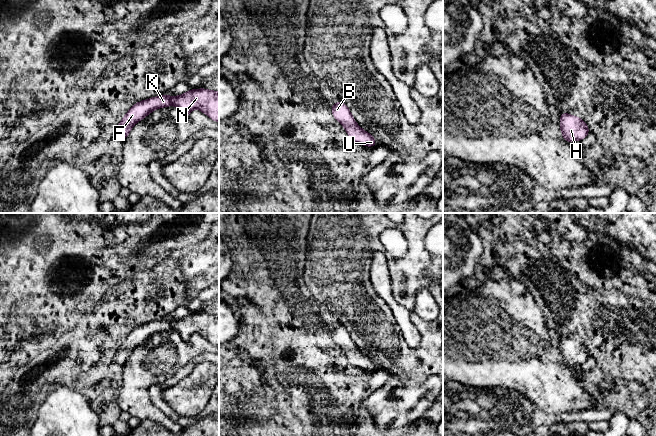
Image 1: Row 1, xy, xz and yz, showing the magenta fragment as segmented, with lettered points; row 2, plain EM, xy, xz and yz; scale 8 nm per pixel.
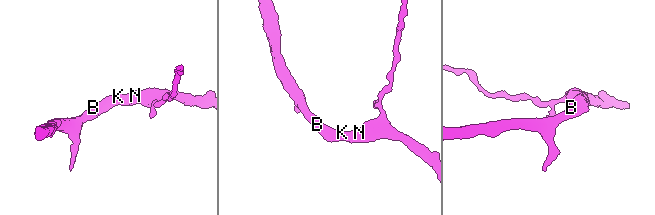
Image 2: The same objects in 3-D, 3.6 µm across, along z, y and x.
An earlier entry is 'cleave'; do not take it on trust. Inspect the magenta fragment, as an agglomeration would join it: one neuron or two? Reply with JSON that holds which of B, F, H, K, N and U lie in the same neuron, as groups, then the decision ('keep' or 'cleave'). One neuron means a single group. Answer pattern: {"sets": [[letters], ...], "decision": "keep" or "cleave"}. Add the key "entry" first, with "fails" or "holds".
{"entry": "fails", "sets": [["B", "F", "H", "K", "N", "U"]], "decision": "keep"}

